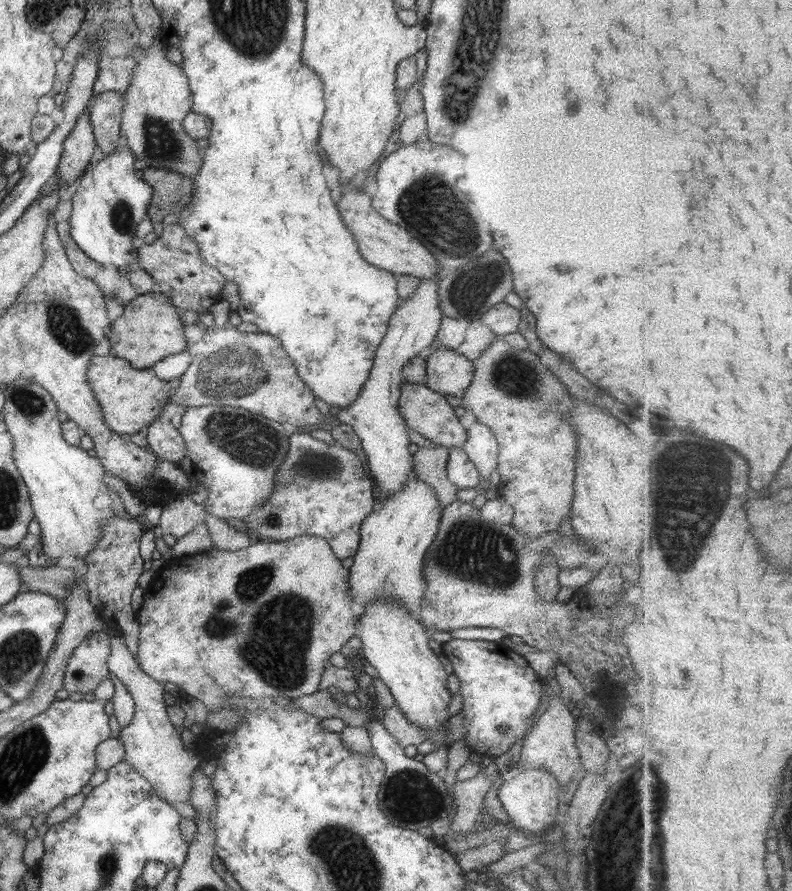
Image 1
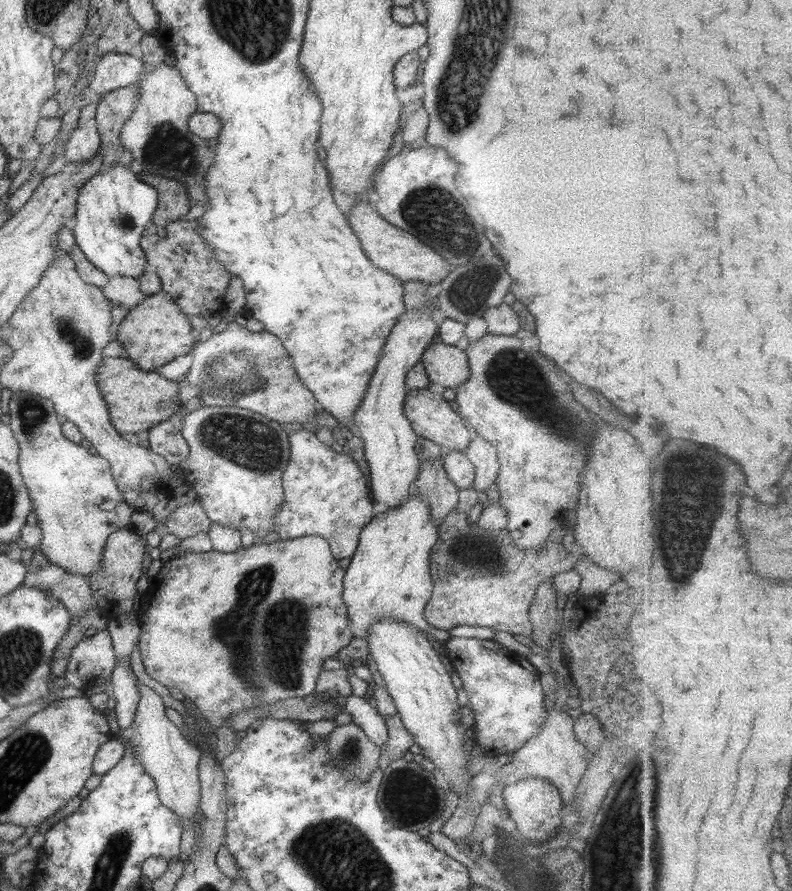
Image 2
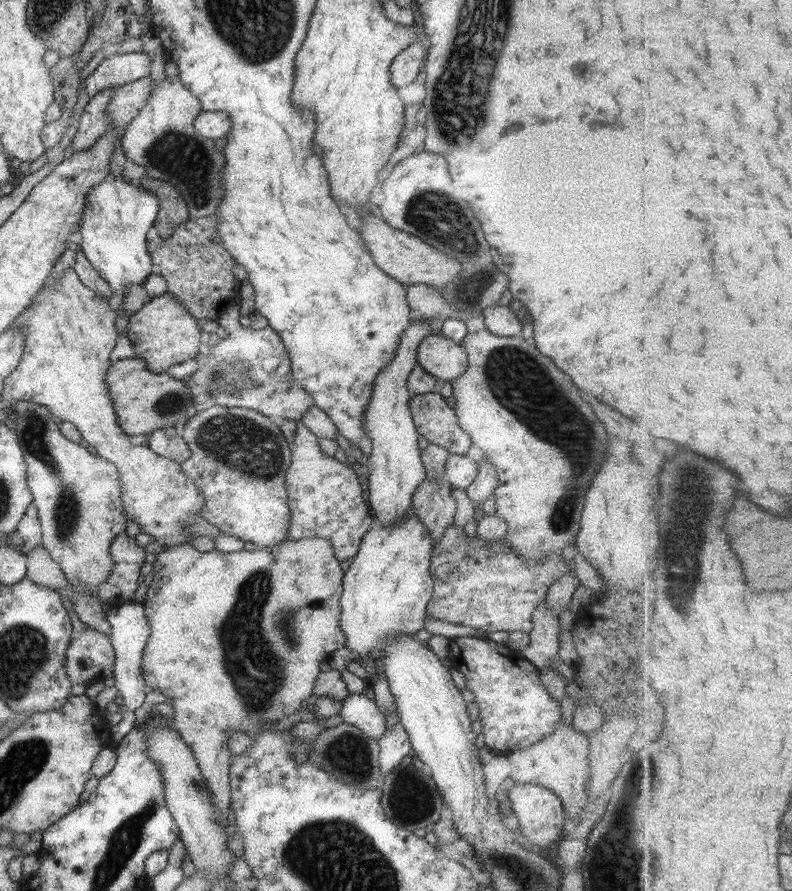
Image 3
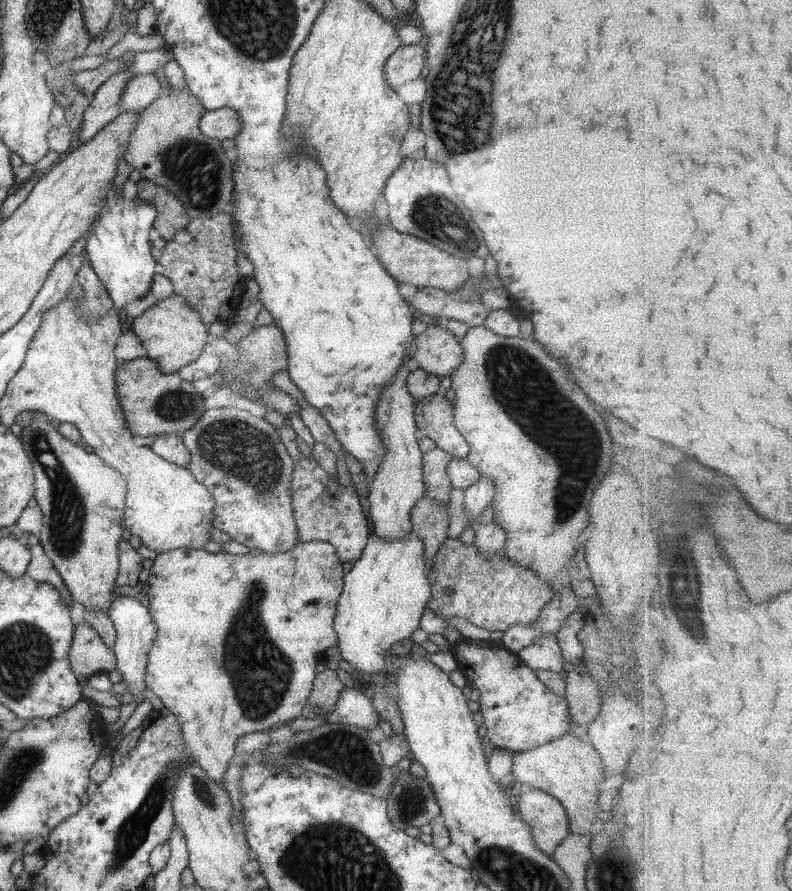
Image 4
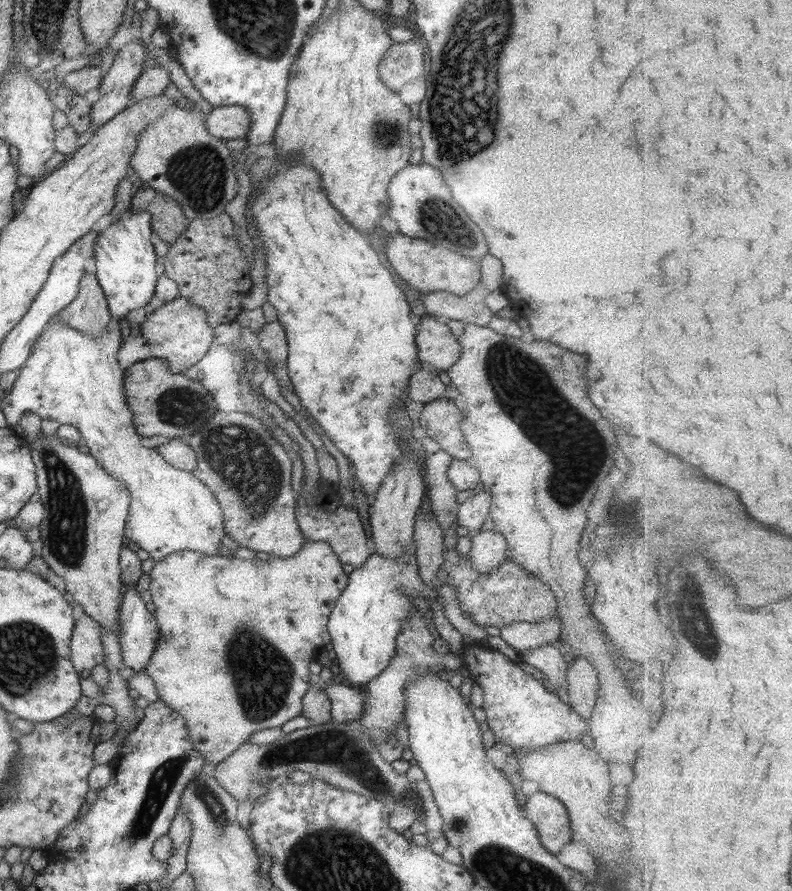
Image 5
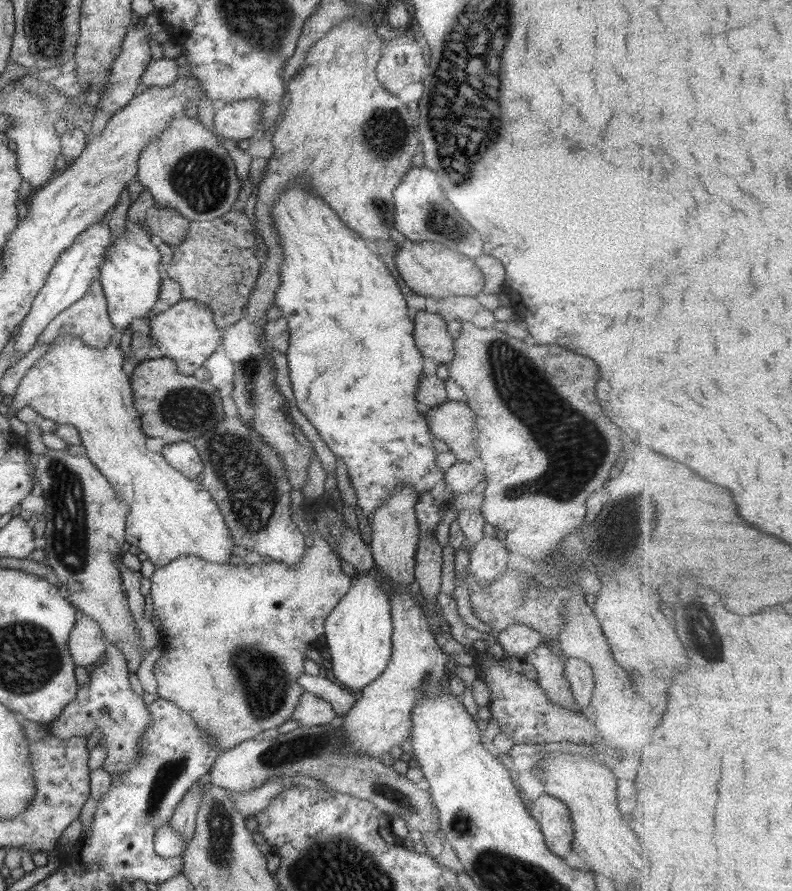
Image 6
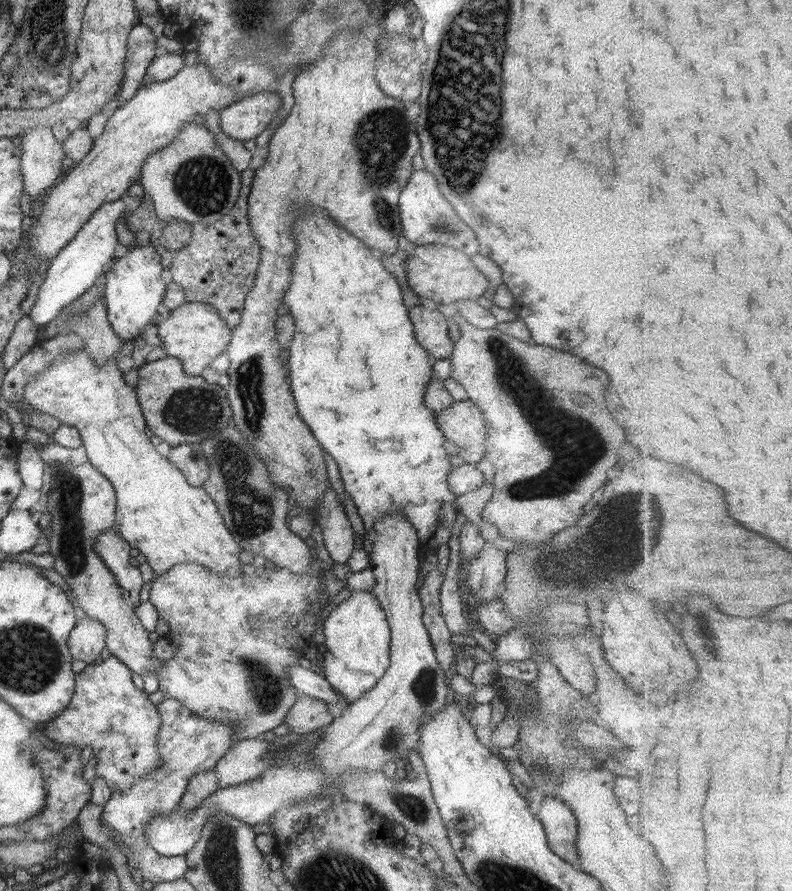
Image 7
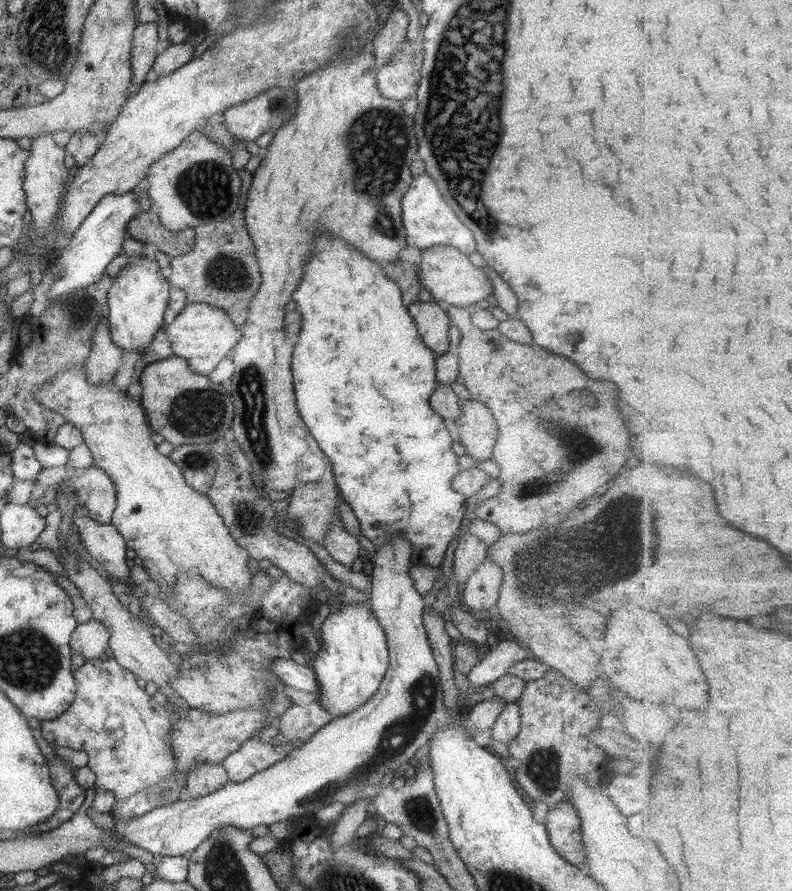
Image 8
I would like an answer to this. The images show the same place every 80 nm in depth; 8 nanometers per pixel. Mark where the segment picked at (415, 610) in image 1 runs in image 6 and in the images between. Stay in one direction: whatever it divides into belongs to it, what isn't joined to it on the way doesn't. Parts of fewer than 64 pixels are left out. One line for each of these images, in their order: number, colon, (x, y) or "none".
2: (388, 577)
3: (385, 591)
4: (383, 595)
5: (362, 626)
6: (358, 630)

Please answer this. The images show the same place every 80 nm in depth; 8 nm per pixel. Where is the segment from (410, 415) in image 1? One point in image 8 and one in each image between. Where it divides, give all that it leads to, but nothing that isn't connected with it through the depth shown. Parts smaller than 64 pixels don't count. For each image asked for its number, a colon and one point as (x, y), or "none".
2: (431, 418)
3: (434, 420)
4: (433, 414)
5: (440, 419)
6: (452, 422)
7: (462, 423)
8: (475, 428)

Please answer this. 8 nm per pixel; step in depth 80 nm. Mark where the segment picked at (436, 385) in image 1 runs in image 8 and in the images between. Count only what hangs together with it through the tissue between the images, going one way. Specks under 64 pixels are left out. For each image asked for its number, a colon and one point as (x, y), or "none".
2: (447, 365)
3: (444, 359)
4: (437, 352)
5: (435, 345)
6: (430, 336)
7: (431, 332)
8: (432, 323)

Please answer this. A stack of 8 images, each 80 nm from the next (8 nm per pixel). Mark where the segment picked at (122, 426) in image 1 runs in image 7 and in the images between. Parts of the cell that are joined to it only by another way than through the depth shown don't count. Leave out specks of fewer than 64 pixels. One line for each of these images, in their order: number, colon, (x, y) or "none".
2: (136, 400)
3: (144, 402)
4: (152, 402)
5: (162, 403)
6: (173, 407)
7: (180, 409)

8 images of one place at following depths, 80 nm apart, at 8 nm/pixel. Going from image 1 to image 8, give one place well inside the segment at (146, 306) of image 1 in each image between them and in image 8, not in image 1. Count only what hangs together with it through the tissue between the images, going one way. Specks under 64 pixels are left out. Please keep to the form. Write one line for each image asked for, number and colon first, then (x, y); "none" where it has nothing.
2: (154, 332)
3: (164, 334)
4: (172, 334)
5: (177, 332)
6: (186, 333)
7: (194, 333)
8: (202, 335)

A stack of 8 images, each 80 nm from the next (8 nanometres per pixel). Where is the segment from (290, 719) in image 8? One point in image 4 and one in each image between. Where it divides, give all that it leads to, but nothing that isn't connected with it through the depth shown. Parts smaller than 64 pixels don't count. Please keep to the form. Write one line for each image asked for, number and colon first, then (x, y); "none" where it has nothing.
4: (325, 689)
5: (315, 706)
6: (310, 711)
7: (307, 714)

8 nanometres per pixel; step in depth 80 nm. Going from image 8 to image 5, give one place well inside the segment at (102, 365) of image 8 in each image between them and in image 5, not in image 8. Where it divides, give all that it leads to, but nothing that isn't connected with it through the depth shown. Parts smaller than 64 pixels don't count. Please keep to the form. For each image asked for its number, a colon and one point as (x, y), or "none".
5: (87, 313)
6: (86, 319)
7: (100, 343)

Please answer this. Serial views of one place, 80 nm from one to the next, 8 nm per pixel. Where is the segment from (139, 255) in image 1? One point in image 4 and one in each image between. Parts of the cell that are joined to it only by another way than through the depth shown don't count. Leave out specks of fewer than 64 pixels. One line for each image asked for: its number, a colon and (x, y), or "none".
2: (188, 272)
3: (197, 269)
4: (200, 260)

